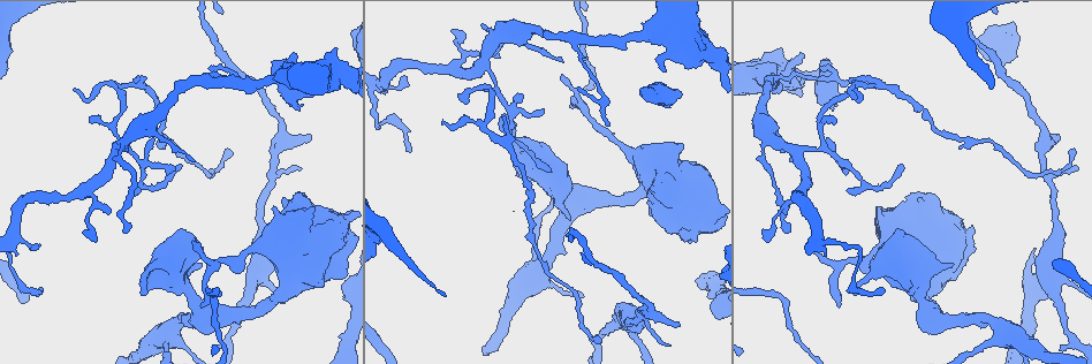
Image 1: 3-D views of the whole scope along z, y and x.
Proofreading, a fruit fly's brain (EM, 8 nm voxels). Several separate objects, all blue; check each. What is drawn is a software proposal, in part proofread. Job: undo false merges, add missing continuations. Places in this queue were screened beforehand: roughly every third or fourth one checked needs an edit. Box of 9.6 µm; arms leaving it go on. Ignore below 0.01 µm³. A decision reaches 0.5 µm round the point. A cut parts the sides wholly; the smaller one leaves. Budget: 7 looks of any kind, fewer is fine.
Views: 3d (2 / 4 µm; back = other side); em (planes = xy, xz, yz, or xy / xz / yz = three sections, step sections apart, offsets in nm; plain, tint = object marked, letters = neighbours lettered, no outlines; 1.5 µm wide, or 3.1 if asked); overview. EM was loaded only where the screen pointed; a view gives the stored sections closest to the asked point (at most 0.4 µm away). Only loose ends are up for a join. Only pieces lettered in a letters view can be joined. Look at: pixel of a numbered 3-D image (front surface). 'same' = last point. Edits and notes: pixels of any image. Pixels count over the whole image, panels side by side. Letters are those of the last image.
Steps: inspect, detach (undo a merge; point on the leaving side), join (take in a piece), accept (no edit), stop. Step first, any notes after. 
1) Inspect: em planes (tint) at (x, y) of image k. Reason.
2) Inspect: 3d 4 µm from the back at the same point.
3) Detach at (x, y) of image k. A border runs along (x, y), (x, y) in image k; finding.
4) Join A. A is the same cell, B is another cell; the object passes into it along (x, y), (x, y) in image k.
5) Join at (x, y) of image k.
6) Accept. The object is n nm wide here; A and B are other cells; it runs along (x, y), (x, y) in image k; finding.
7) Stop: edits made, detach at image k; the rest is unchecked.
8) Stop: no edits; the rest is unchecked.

Inspect: em xy step 8 (letters) at (1057, 136) of image 1. Free end.

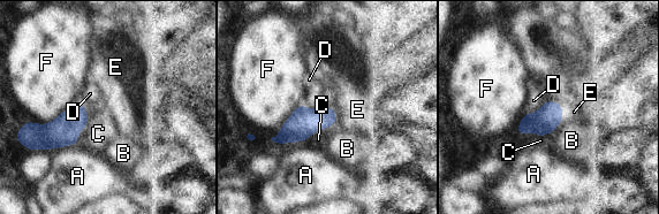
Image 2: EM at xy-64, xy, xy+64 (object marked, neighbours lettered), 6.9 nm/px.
Inspect: em planes (letters) at the same point. Another direction.

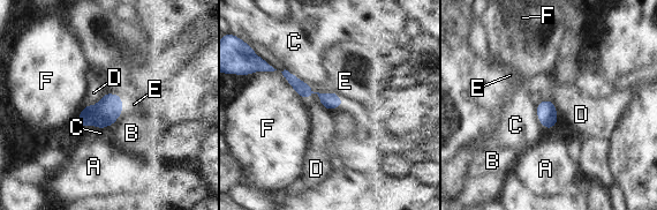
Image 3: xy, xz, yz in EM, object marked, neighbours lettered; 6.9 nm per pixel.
Accept. A, B, C, D, E and F are other cells; it runs along (286, 74), (307, 92), (338, 103) in image 3; none of them fits.

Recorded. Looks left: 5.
Inspect: em xz step 8 (tint) at (231, 330) of image 1.

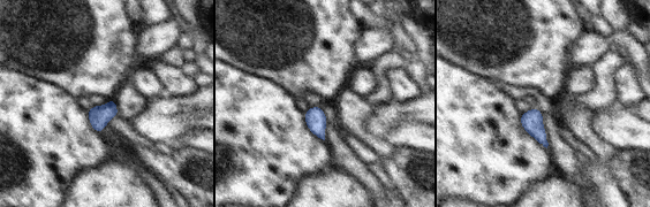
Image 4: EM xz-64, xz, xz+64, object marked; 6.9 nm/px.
Inspect: em planes (tint) at the same point.

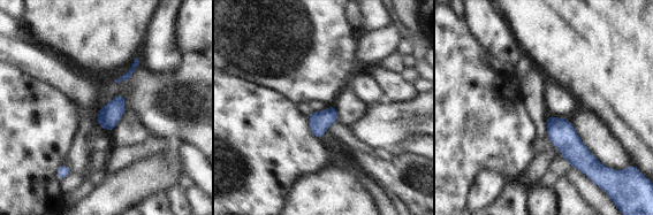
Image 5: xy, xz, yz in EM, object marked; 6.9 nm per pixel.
Inspect: em planes (letters) at the same point.

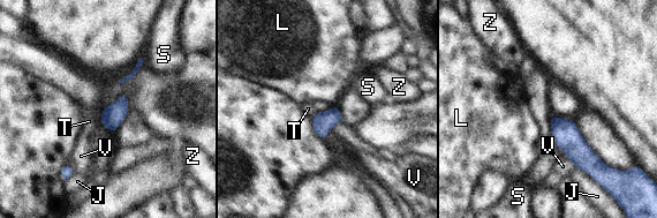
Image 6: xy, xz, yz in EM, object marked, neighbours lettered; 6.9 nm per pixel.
Accept. The object is 140 nm wide here; J, L, S, T, V and Z are other cells; a border runs along (317, 112), (311, 117) in image 6; one neuron here.

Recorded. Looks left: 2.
Inspect: 3d 4 µm at (403, 77) of image 1. Branch stops here.

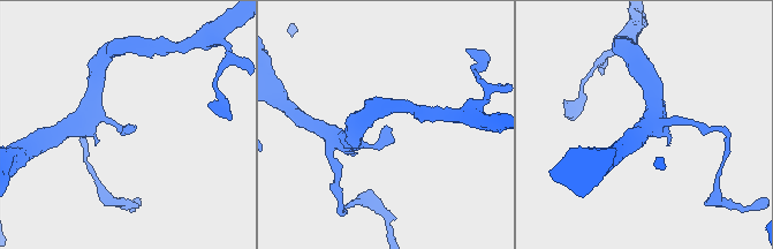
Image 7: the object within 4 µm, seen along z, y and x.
Inspect: em planes (letters) at (390, 127) of image 7.

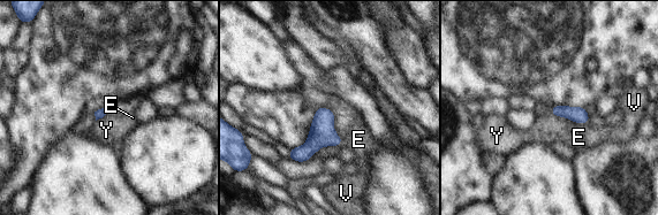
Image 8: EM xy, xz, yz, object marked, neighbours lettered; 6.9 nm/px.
Accept. E, V and Y are other cells; a border runs along (106, 113), (96, 121) in image 8; no lettered piece goes on from it.

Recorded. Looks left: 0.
Stop: no edits; the rest is unchecked.

